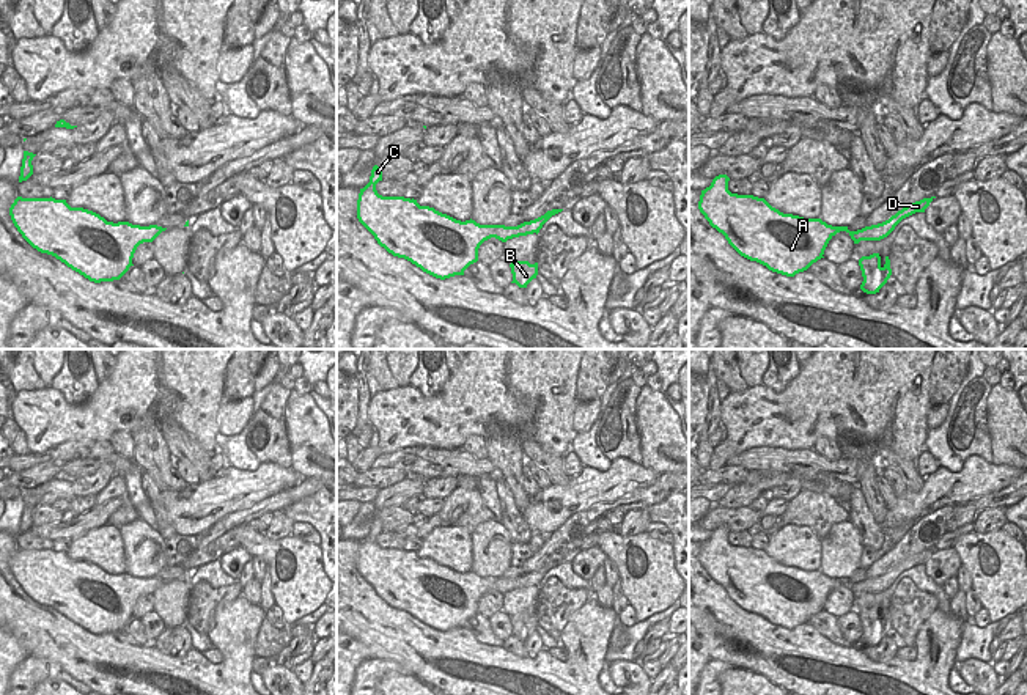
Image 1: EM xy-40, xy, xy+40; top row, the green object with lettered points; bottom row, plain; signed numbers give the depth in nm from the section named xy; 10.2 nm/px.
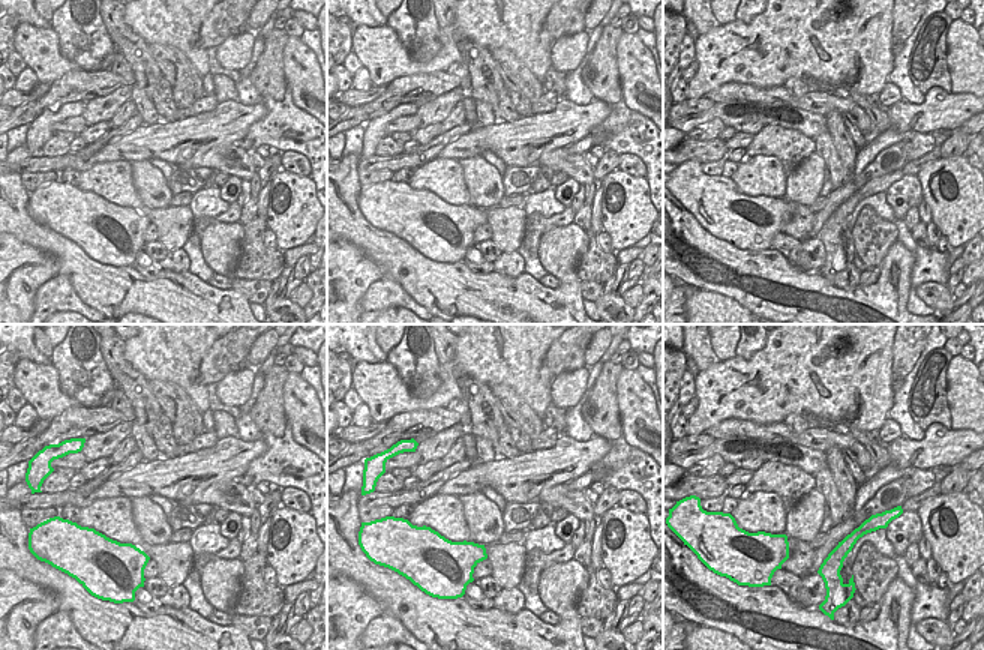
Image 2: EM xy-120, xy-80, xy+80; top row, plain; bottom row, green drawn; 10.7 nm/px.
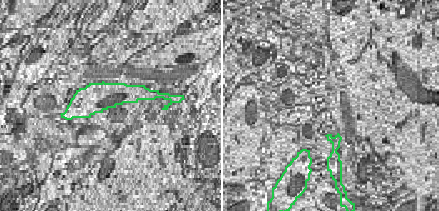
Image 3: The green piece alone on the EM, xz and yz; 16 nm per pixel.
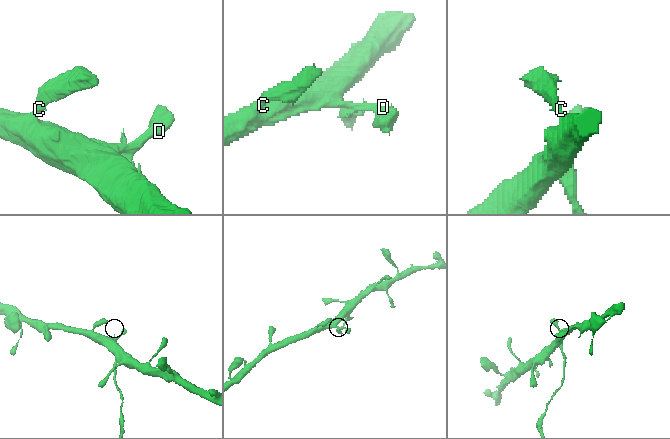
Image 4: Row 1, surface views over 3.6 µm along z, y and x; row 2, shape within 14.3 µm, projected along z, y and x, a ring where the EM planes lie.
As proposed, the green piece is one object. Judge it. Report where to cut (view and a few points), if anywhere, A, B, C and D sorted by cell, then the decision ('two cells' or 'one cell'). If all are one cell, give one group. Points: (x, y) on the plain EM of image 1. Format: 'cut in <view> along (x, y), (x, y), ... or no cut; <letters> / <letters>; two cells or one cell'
cut in xy+40 along (865, 579), (868, 592); A C / B D; two cells

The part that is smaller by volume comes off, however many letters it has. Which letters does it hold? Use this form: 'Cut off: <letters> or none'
Cut off: B, D

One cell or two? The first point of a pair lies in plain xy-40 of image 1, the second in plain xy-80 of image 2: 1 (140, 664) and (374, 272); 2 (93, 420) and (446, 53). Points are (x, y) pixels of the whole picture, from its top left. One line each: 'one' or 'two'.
1: two
2: one

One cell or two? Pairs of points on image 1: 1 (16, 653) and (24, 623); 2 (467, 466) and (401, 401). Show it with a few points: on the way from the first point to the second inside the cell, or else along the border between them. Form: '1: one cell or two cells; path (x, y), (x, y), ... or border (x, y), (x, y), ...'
1: two cells; border (16, 637), (30, 654)
2: two cells; border (415, 445), (461, 448)

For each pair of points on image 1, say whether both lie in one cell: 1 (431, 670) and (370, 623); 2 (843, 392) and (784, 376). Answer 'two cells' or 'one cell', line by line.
1: one cell
2: two cells

